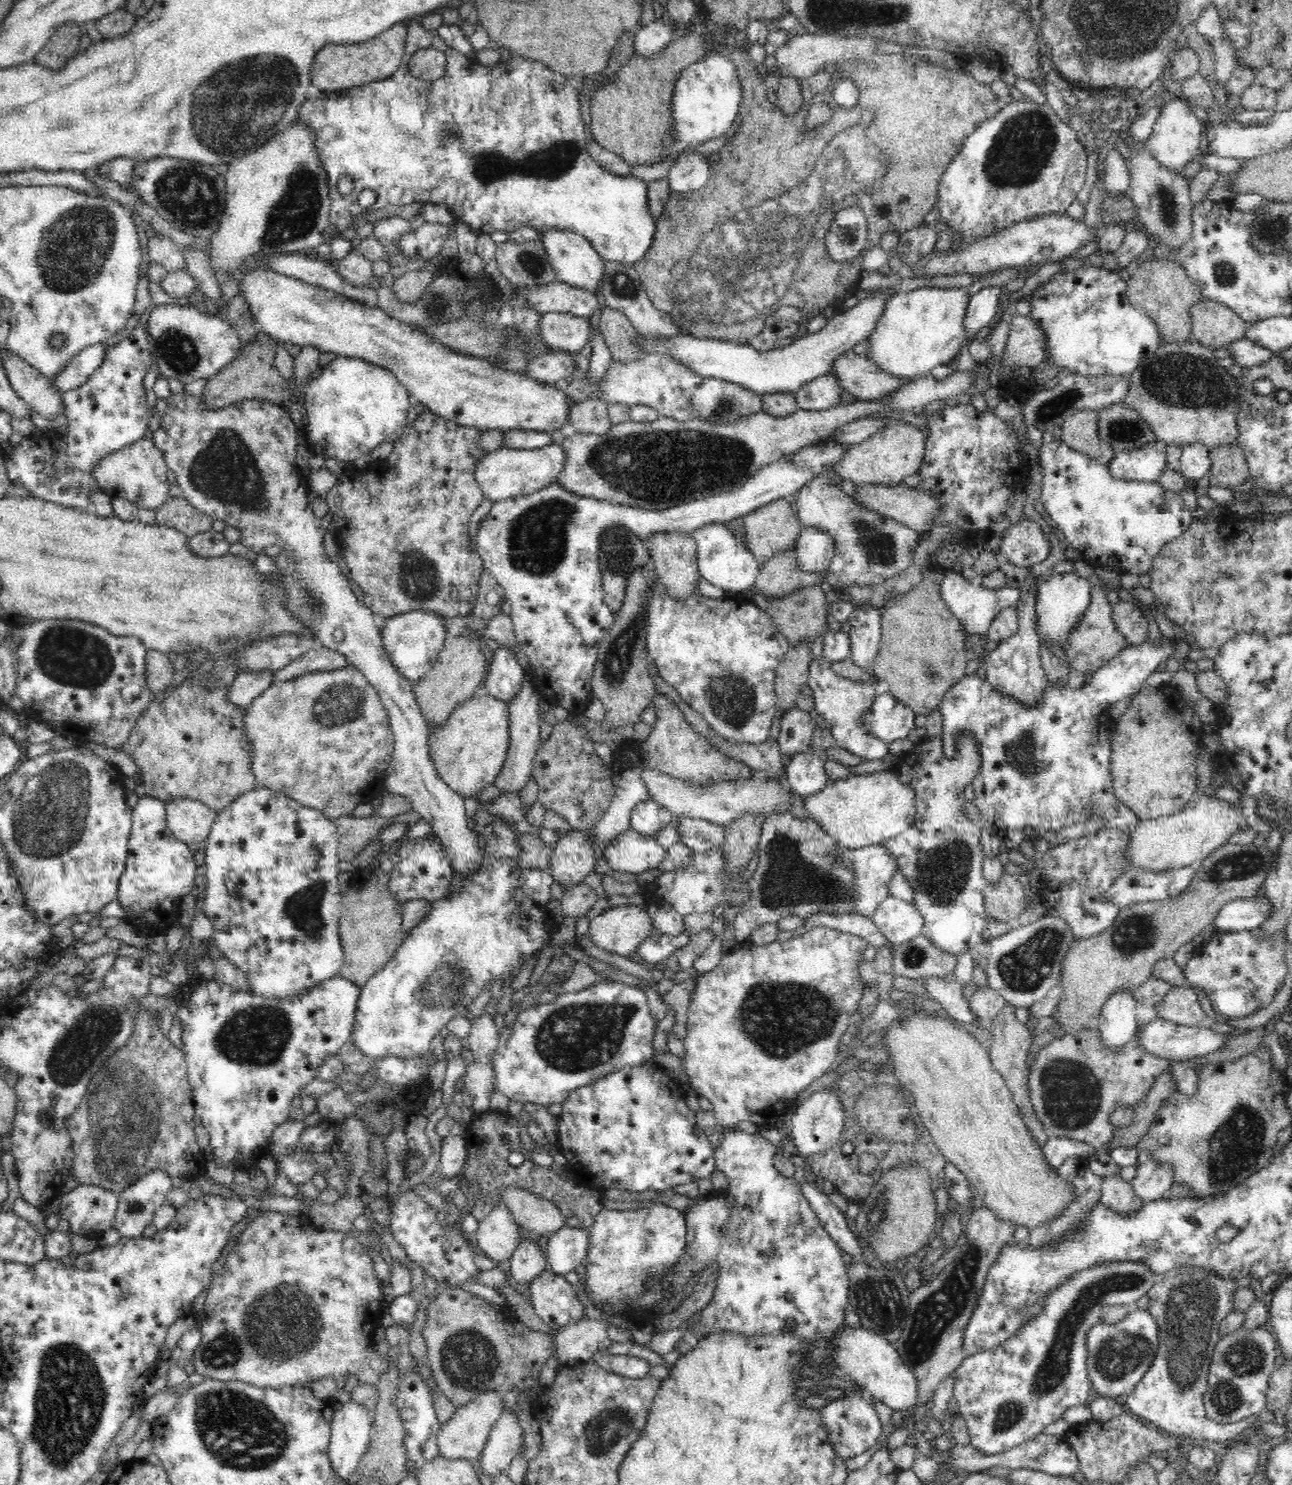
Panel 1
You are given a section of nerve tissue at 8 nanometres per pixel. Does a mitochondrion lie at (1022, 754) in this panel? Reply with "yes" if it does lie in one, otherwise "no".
yes

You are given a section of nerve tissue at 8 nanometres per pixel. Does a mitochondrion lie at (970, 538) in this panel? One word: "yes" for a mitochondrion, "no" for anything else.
no

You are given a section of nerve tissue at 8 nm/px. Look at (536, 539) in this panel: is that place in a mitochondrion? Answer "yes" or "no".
yes

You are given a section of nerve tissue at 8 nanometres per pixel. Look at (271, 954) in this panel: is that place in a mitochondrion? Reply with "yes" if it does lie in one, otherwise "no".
no

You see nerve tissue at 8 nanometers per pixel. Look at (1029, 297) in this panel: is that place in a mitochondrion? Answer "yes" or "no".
no

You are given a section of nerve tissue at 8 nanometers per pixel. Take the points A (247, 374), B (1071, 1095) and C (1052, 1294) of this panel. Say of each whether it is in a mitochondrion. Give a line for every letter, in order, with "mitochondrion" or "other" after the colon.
A: other
B: mitochondrion
C: mitochondrion

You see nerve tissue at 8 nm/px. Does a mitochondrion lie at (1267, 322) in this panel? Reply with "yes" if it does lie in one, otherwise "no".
no

